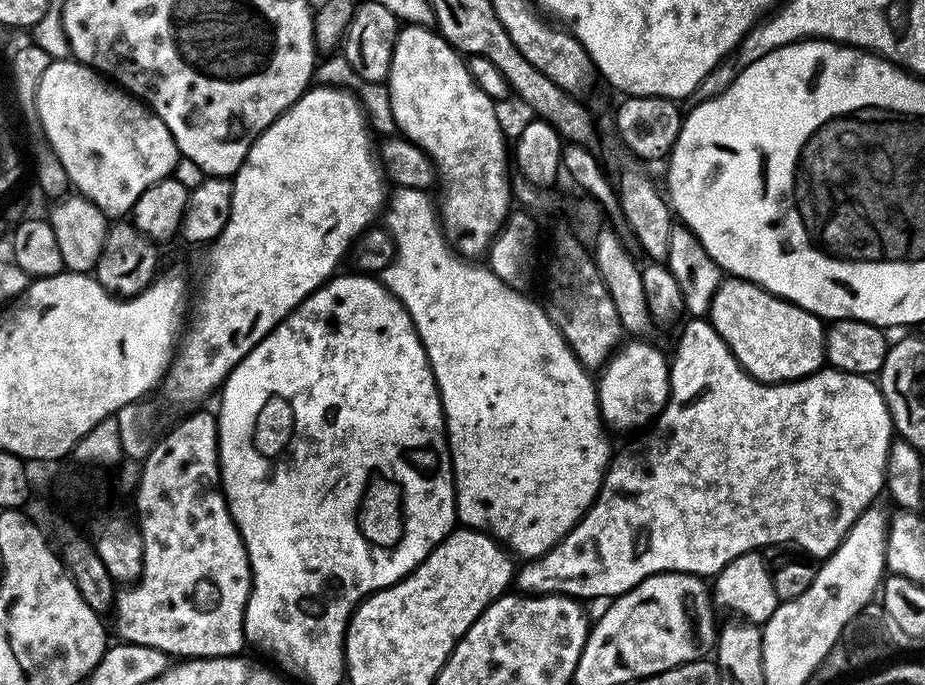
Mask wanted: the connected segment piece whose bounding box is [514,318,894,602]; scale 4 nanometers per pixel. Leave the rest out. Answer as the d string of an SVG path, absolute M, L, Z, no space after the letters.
M692 318L676 340L676 353L671 353L668 370L668 401L647 429L648 437L629 446L625 452L611 457L600 493L588 513L563 536L547 554L521 563L514 572L514 588L525 596L570 596L581 602L596 600L599 596L615 598L638 586L646 578L663 572L685 572L701 578L715 578L731 560L747 552L764 550L767 544L797 544L809 557L826 558L844 540L857 518L873 507L879 492L886 488L886 471L894 441L892 419L875 379L856 372L838 372L828 366L813 376L792 380L788 384L761 384L749 376L734 358L732 351L722 342L711 323L704 318Z

